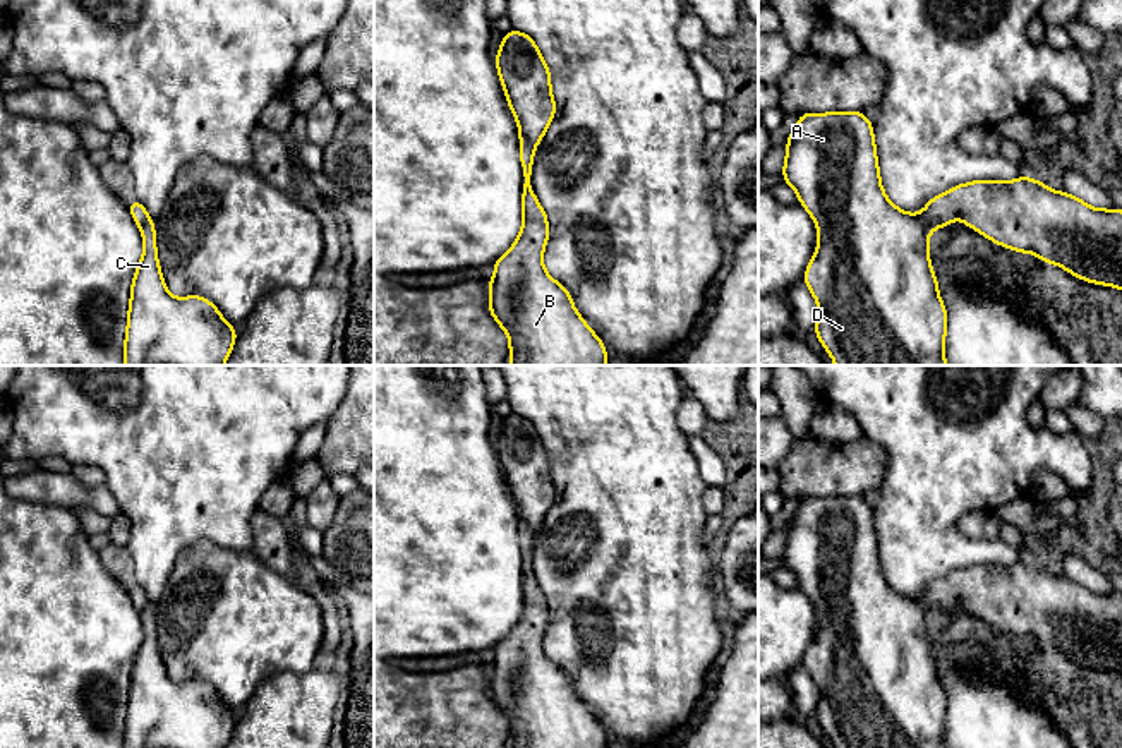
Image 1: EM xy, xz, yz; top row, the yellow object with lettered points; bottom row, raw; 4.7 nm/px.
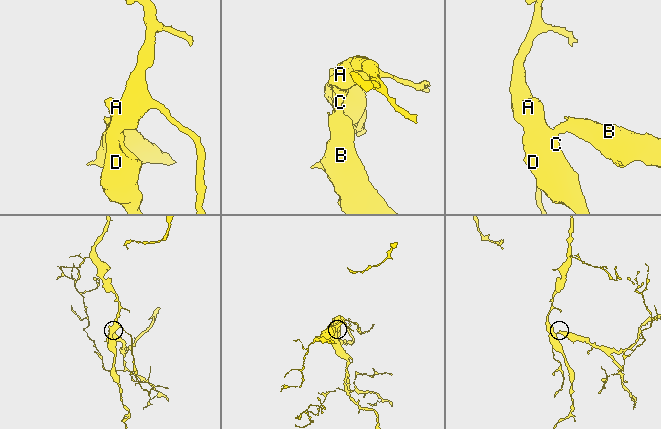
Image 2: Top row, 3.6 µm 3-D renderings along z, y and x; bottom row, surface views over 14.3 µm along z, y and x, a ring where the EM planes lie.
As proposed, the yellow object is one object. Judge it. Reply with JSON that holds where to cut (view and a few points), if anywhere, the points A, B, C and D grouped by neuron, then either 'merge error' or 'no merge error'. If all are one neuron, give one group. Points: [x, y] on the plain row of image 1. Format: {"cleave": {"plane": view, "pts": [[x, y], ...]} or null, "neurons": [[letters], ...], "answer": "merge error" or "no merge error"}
{"cleave": {"plane": "yz", "pts": [[913, 599], [928, 616]]}, "neurons": [["A", "C", "D"], ["B"]], "answer": "merge error"}

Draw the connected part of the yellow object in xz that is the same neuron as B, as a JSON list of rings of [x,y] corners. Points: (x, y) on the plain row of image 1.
[[[520,518],[523,607],[513,631],[494,647],[489,697],[510,722],[510,748],[607,748],[606,729],[542,648],[549,606],[530,570],[534,535]]]

